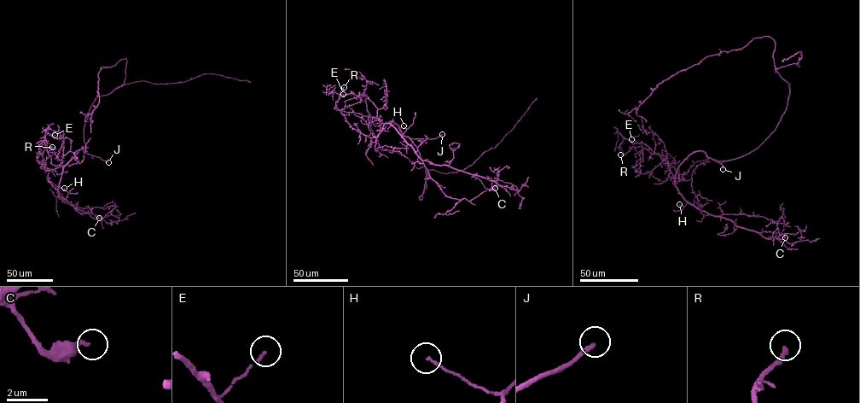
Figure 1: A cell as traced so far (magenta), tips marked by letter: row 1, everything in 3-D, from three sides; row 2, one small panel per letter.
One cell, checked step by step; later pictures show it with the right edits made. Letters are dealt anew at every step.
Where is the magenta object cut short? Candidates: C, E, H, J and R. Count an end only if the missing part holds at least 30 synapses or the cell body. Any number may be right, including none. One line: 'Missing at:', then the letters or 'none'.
Missing at: R

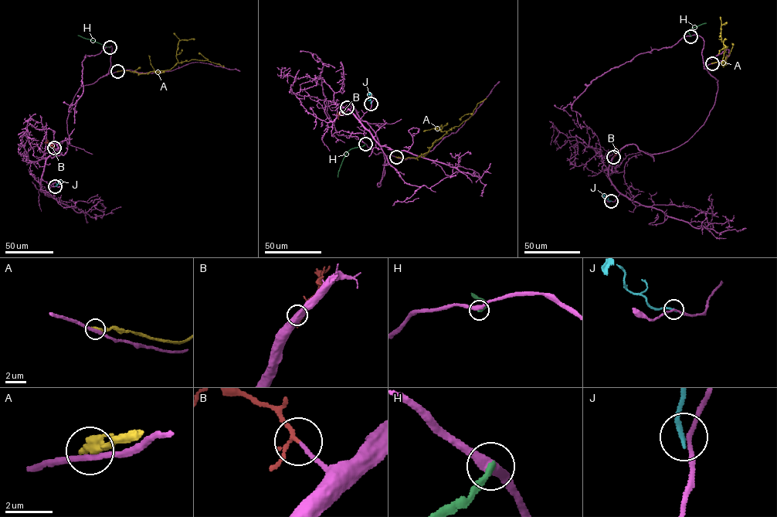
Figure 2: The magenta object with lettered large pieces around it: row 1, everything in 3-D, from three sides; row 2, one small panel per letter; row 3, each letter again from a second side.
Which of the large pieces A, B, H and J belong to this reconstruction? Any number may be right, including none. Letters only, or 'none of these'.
B

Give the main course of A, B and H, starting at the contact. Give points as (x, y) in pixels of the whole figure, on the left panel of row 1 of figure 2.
A: (117, 71), (145, 73), (164, 70), (178, 62), (191, 59), (207, 60), (224, 66)
B: (54, 147), (44, 143)
H: (110, 47), (78, 35)

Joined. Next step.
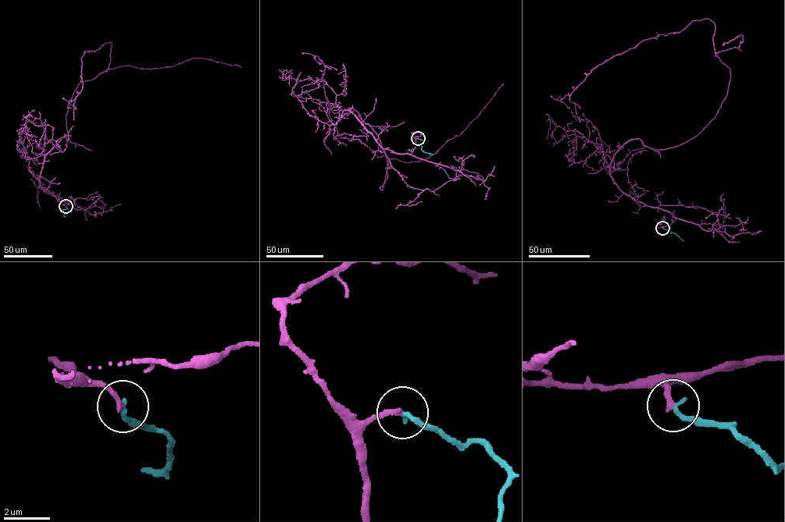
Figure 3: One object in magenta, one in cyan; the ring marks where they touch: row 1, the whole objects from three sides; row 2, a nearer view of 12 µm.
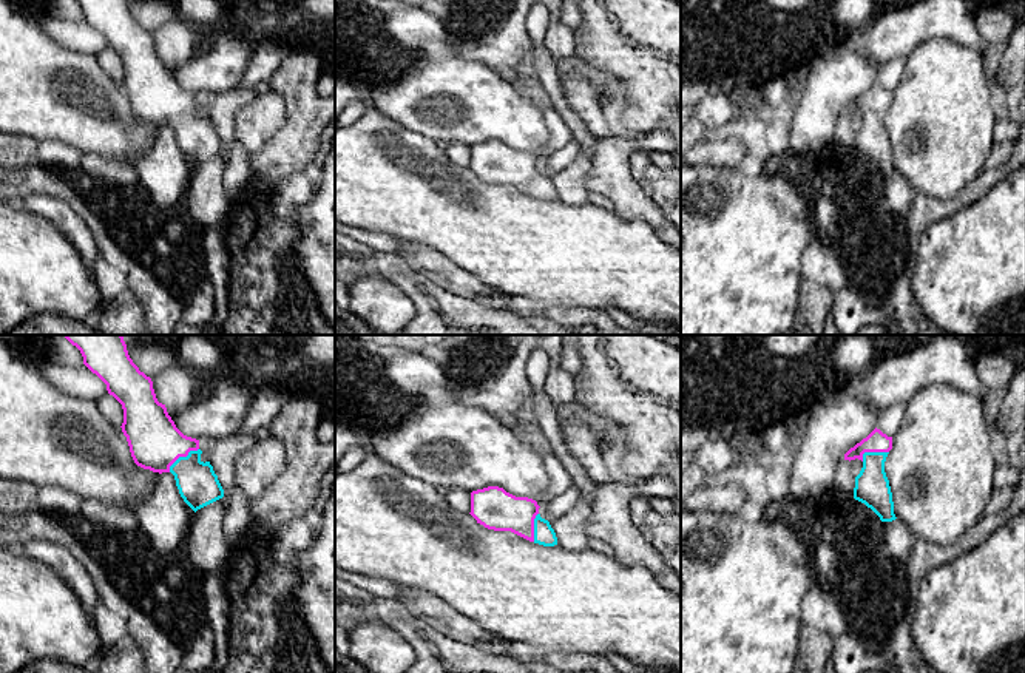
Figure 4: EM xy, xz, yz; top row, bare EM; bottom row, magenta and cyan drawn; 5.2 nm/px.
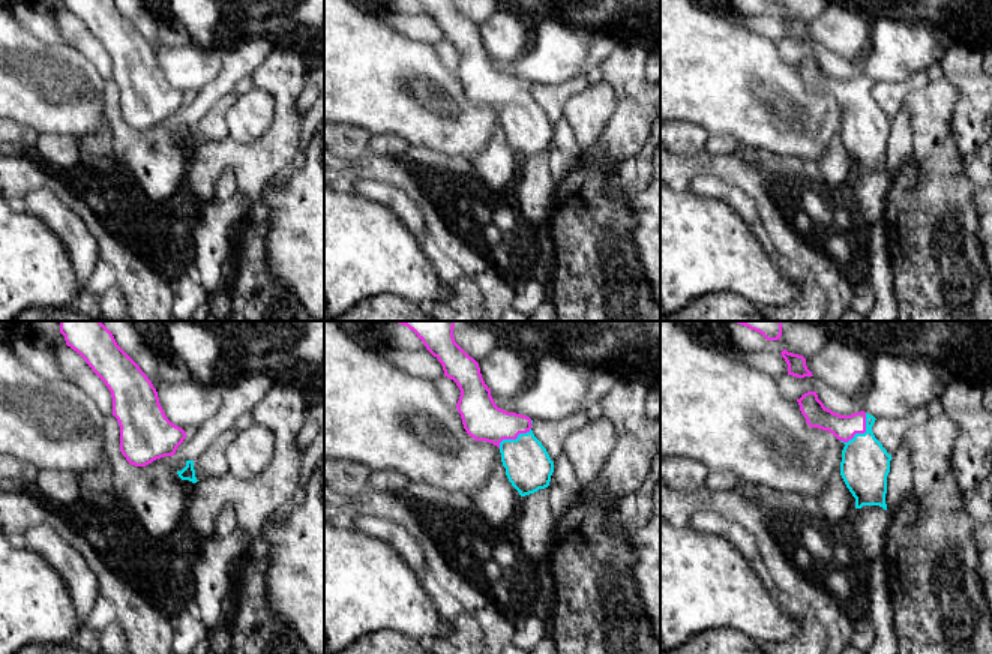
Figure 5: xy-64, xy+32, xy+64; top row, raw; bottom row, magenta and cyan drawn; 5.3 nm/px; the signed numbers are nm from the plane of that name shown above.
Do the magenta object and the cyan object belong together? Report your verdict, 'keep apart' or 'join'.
join

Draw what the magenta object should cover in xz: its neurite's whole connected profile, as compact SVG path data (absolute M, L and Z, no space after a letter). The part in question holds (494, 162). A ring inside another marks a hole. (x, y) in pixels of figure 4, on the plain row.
M499 140L471 147L471 170L494 185L511 185L529 196L554 201L557 191L550 176L539 168L539 159L528 151L516 151Z

